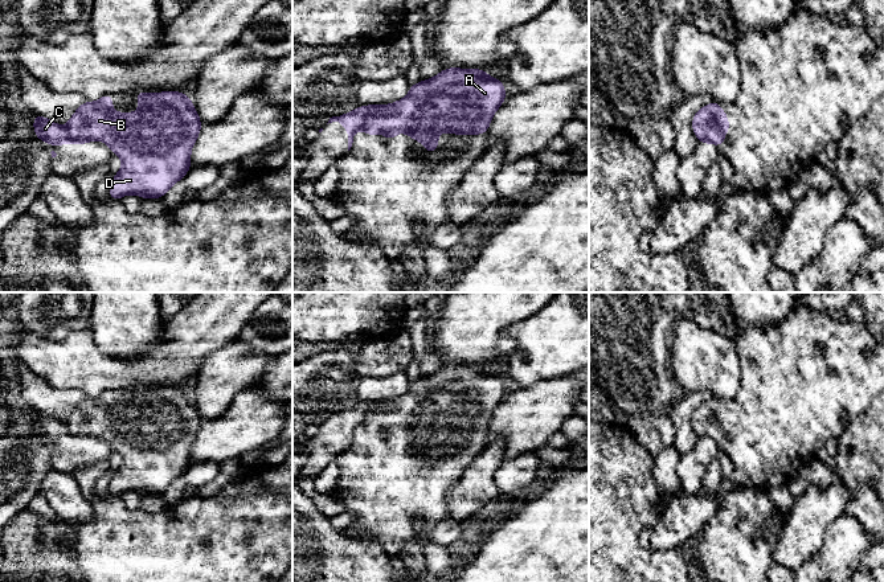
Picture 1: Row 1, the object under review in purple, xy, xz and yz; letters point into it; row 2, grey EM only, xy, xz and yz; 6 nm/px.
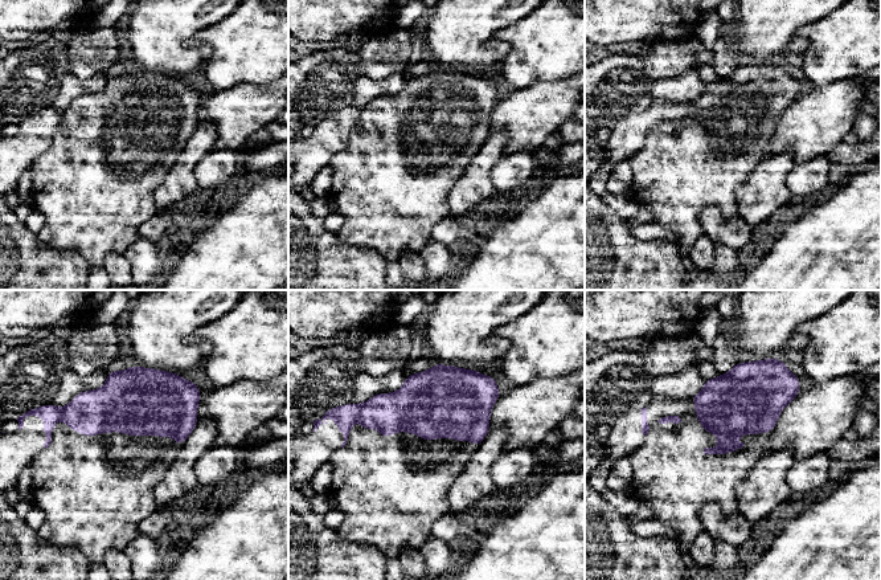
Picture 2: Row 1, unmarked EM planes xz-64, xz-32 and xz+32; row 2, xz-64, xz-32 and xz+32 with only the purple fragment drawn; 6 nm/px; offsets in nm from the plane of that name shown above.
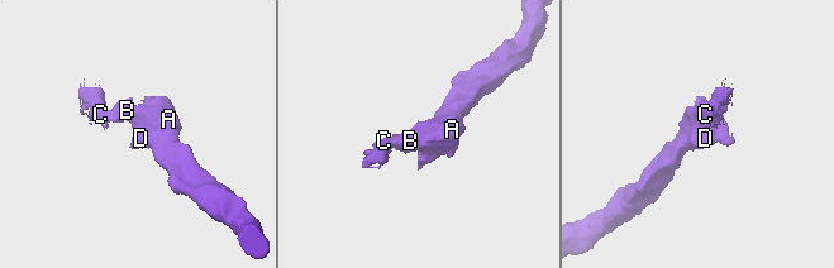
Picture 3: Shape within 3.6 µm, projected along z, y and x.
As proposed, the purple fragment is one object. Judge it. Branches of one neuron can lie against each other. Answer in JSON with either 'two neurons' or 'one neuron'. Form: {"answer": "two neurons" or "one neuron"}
{"answer": "two neurons"}

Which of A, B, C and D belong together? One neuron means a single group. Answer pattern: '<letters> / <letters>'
A B D / C

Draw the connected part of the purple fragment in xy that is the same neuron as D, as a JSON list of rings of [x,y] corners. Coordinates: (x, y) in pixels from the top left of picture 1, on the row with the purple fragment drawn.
[[[138,91],[138,112],[114,112],[112,94],[97,102],[81,104],[66,124],[71,139],[102,140],[122,160],[120,171],[111,177],[109,197],[120,200],[126,194],[142,198],[161,198],[180,181],[191,167],[191,151],[201,131],[201,120],[189,95],[176,91]]]

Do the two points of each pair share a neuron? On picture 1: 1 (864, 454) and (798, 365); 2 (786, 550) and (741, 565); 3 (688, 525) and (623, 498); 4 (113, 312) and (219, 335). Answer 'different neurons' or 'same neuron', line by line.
1: different neurons
2: different neurons
3: different neurons
4: different neurons

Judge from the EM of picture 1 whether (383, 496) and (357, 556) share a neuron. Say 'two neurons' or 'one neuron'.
two neurons

